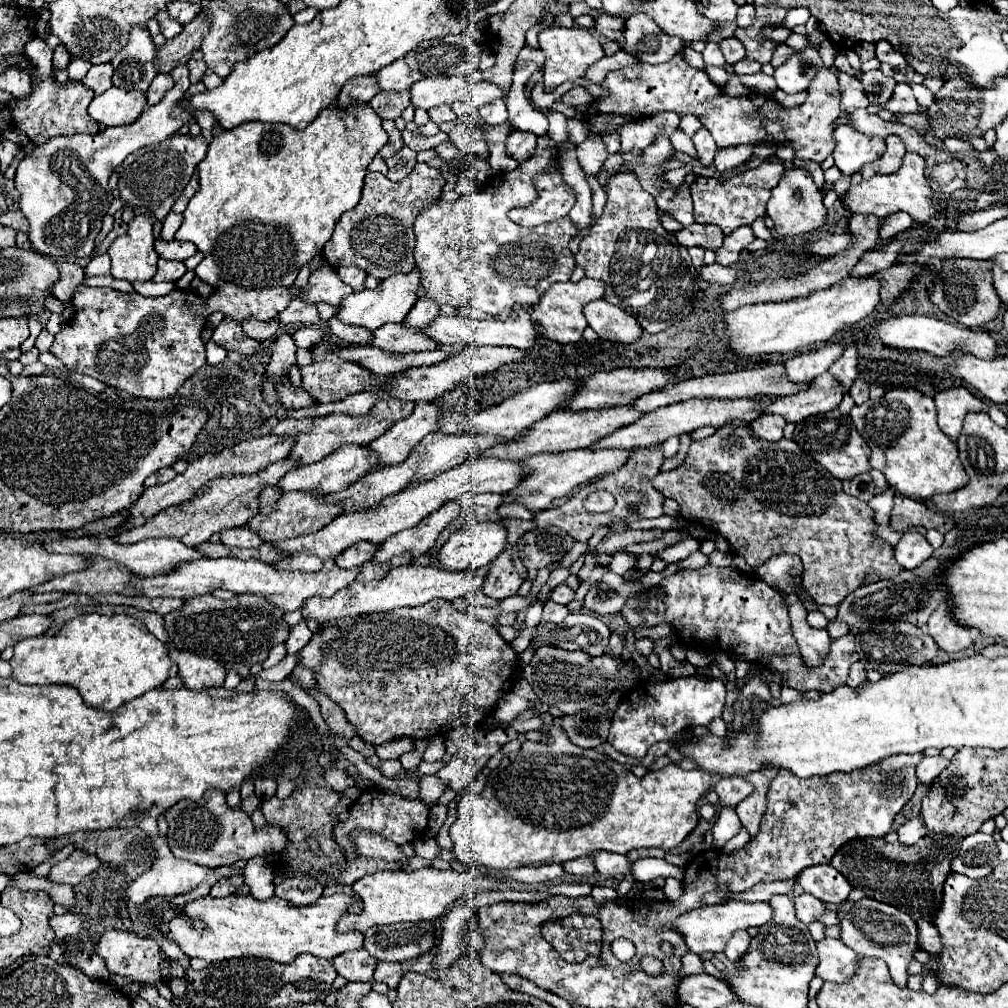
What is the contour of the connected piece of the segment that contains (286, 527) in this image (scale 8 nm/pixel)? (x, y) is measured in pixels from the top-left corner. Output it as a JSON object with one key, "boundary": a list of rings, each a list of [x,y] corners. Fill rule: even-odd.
{"boundary":[[[289,491],[283,493],[277,503],[273,505],[273,511],[263,515],[261,511],[255,513],[245,525],[247,529],[255,529],[255,533],[259,533],[259,537],[263,541],[273,541],[273,539],[291,539],[291,537],[299,537],[299,535],[307,535],[307,533],[315,533],[317,529],[321,529],[323,525],[331,523],[335,515],[341,513],[339,505],[329,505],[323,503],[321,497],[313,497],[311,493],[303,493],[303,491]]]}

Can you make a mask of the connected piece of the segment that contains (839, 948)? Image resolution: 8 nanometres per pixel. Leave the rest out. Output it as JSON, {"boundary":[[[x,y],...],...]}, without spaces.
{"boundary":[[[823,939],[817,943],[819,947],[819,965],[817,977],[831,983],[849,981],[859,969],[859,957],[855,951],[847,949],[841,939]]]}

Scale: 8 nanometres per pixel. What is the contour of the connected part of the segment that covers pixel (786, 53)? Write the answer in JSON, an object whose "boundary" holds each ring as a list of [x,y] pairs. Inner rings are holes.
{"boundary":[[[779,43],[779,45],[775,47],[775,53],[773,53],[773,59],[771,59],[771,65],[773,65],[773,67],[783,65],[783,63],[787,61],[787,57],[791,57],[791,55],[793,55],[793,49],[787,47],[785,43]]]}

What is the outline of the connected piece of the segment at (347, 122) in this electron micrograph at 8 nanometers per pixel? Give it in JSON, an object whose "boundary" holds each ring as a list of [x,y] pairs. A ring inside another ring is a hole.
{"boundary":[[[355,103],[347,111],[337,107],[323,109],[323,113],[303,131],[291,129],[289,125],[259,121],[243,123],[229,131],[215,125],[209,153],[197,165],[199,191],[191,197],[183,213],[183,223],[175,233],[175,241],[193,241],[205,255],[197,265],[197,277],[211,287],[217,287],[219,281],[233,281],[245,289],[289,289],[299,269],[323,251],[339,217],[355,209],[361,201],[367,165],[385,143],[387,133],[381,127],[381,117],[369,103]]]}

